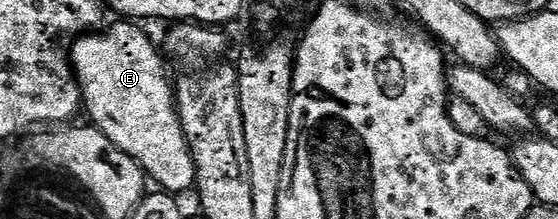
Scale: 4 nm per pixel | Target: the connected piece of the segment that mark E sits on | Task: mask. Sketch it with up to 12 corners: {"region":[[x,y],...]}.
{"region":[[130,20],[68,50],[89,121],[166,192],[195,185],[166,62]]}

